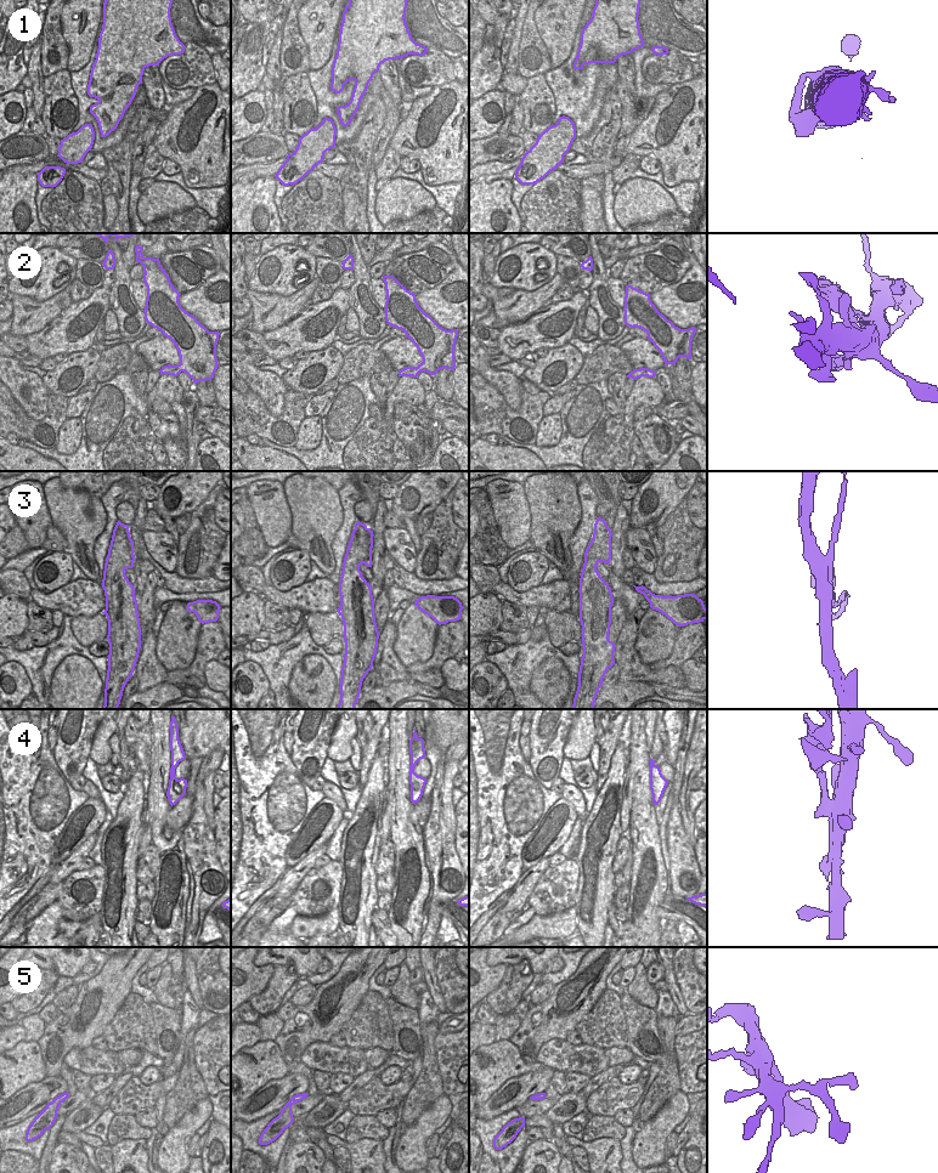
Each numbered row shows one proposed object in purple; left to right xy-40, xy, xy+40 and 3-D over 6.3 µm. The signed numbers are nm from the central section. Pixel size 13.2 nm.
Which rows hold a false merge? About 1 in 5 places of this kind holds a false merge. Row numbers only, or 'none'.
3, 4

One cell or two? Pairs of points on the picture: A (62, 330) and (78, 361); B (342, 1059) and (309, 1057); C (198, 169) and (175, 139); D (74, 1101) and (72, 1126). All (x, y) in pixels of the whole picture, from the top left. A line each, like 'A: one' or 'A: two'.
A: two
B: one
C: one
D: two

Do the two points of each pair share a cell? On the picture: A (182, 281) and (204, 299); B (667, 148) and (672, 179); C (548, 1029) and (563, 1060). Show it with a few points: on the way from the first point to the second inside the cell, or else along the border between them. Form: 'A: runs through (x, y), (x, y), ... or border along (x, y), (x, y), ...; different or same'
A: border along (216, 273), (208, 277), (196, 288), (181, 294); different
B: runs through (671, 156), (671, 171); same
C: border along (565, 1040), (548, 1040), (541, 1047), (537, 1061); different

